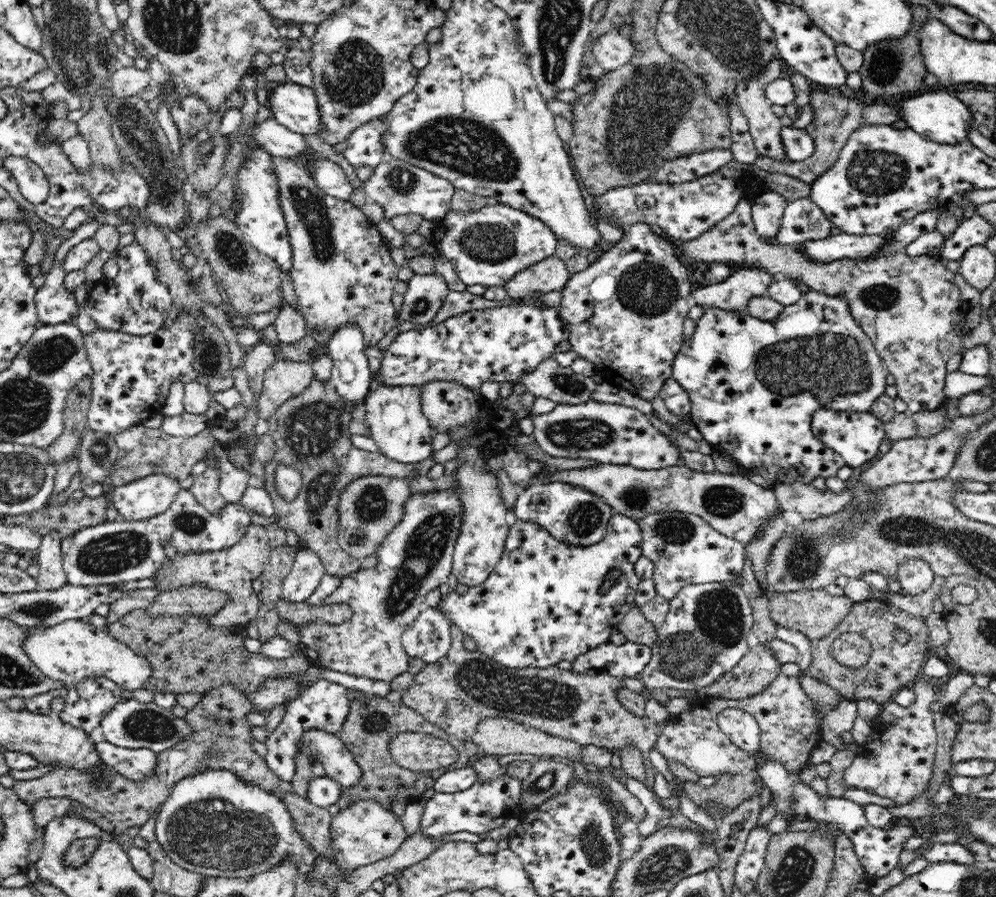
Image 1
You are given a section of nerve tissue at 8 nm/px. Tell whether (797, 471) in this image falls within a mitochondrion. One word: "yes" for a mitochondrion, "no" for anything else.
no

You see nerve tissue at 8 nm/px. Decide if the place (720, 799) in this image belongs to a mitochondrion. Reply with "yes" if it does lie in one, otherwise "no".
no

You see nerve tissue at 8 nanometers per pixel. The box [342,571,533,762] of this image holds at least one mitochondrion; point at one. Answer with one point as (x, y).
(374, 725)

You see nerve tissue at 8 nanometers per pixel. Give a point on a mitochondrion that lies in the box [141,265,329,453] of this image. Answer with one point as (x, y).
(209, 355)

